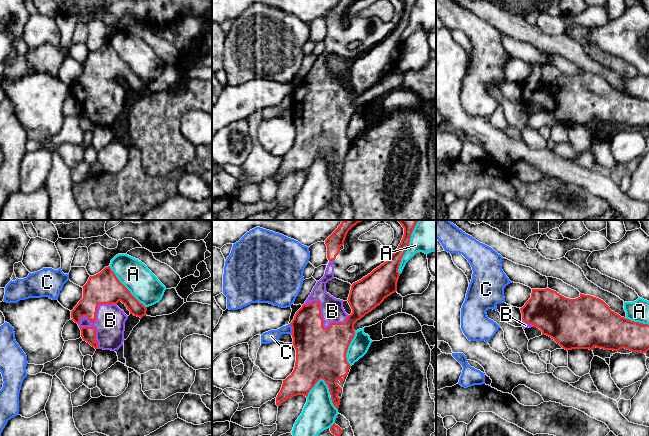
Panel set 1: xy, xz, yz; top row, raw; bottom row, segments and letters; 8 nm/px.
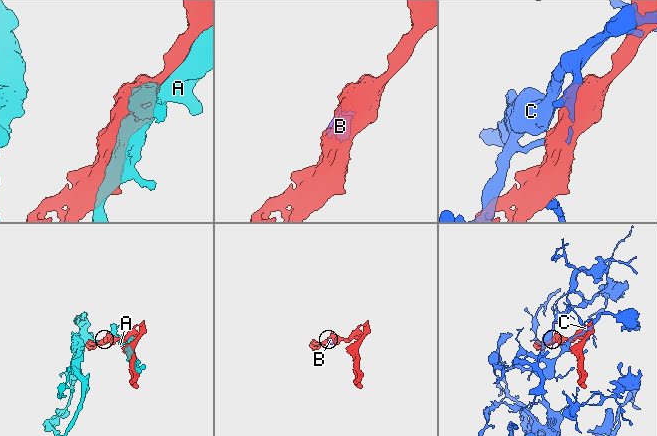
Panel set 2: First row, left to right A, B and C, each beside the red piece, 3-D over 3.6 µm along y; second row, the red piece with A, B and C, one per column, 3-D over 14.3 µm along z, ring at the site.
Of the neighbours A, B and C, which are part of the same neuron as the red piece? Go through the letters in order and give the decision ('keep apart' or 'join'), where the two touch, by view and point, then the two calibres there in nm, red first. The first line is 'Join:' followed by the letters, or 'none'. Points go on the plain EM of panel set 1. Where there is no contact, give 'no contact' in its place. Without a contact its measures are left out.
Join: B
A: keep apart | xz (407, 24) | 160/240 nm
B: join | xz (323, 97) | 400/190 nm
C: keep apart | xz (292, 105) | 340/100 nm

